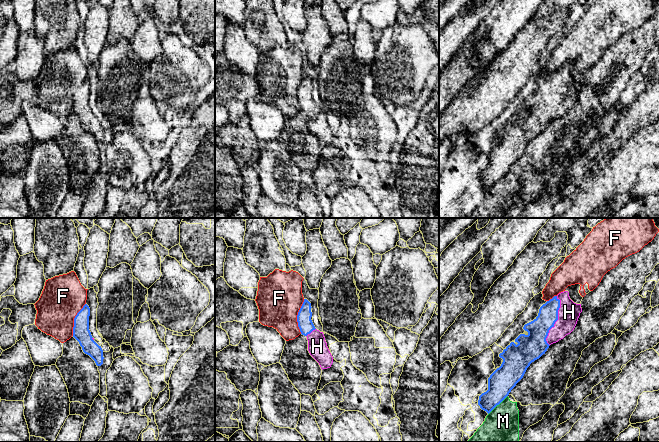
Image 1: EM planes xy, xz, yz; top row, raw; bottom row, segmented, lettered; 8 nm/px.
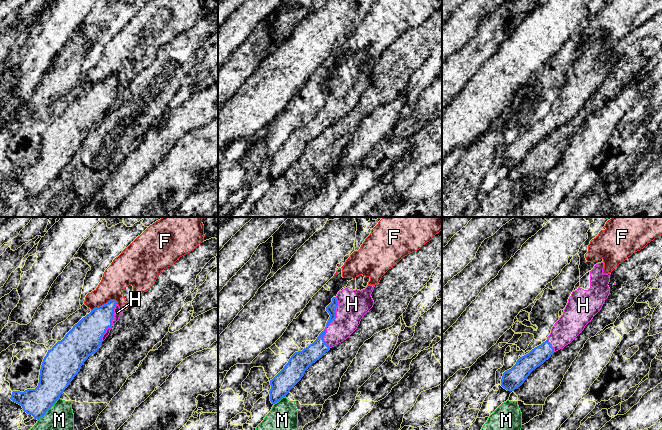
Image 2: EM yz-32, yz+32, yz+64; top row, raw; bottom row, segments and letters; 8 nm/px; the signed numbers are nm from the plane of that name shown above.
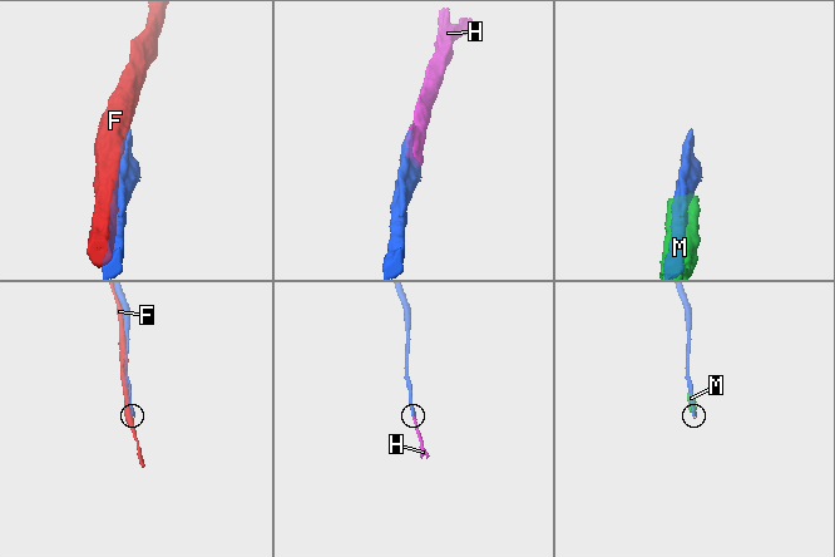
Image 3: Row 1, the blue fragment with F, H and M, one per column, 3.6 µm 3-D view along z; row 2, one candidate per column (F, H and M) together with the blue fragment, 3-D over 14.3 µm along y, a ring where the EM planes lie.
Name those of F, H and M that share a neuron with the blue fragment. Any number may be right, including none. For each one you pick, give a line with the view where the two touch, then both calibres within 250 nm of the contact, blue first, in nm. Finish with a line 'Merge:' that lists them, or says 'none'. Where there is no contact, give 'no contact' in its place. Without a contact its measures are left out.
H: yz | 180/170 nm
Merge: H

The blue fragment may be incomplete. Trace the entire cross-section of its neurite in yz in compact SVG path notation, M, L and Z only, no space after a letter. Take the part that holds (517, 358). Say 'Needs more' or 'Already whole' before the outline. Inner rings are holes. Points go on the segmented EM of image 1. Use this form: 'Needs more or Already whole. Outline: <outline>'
Needs more. Outline: M564 291L543 304L538 316L524 325L527 335L520 334L499 357L503 362L488 378L488 390L479 396L478 405L488 414L499 405L523 378L532 362L549 346L570 334L582 312Z

